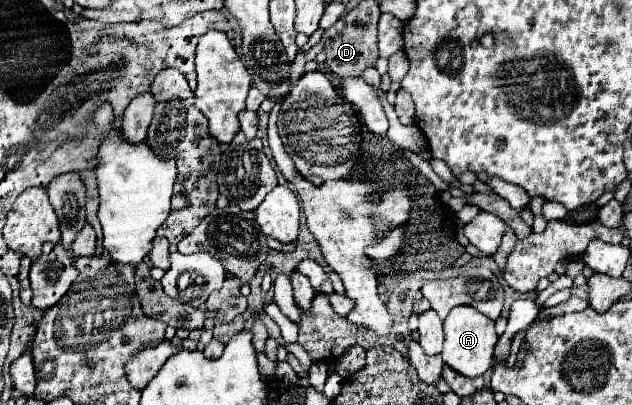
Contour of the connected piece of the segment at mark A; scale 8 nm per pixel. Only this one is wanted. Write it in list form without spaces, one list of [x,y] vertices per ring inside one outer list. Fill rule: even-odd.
[[[472,306],[452,308],[448,318],[444,320],[444,336],[446,336],[446,340],[444,340],[442,358],[458,374],[476,378],[476,376],[482,376],[492,366],[492,354],[494,354],[494,346],[498,342],[498,334],[494,330],[494,320],[486,318],[476,308],[472,308]]]

